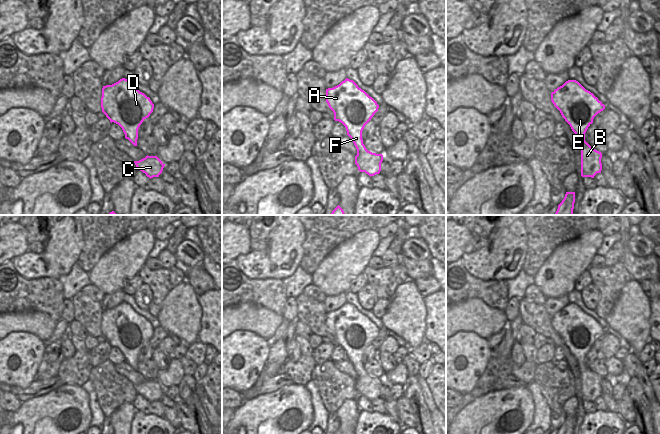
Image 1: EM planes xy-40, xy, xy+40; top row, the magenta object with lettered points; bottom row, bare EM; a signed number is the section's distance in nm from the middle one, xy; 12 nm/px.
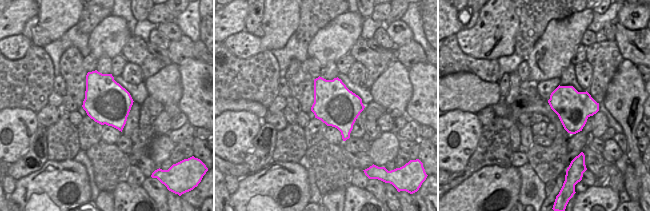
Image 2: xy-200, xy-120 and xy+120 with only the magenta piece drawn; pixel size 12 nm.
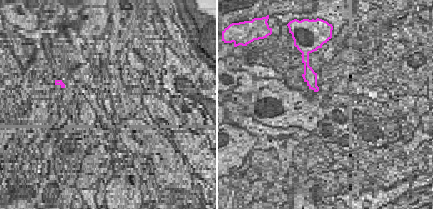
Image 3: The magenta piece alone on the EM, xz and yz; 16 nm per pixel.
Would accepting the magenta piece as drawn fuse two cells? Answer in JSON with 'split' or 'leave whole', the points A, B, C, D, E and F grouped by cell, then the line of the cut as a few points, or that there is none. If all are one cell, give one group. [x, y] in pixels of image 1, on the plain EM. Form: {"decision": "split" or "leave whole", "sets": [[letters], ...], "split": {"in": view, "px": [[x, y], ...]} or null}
{"decision": "leave whole", "sets": [["A", "B", "C", "D", "E", "F"]], "split": null}

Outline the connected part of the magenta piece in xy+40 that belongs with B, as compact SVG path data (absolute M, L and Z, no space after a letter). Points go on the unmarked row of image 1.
M568 304L551 317L551 325L575 357L581 373L581 400L591 401L602 394L602 377L585 365L585 357L605 329L578 305Z

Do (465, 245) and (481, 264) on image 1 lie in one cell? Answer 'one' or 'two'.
two

